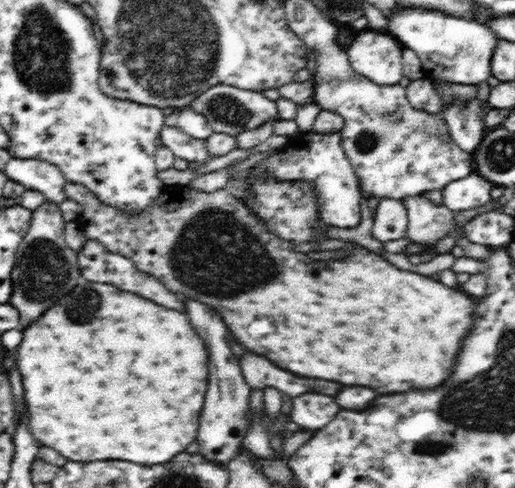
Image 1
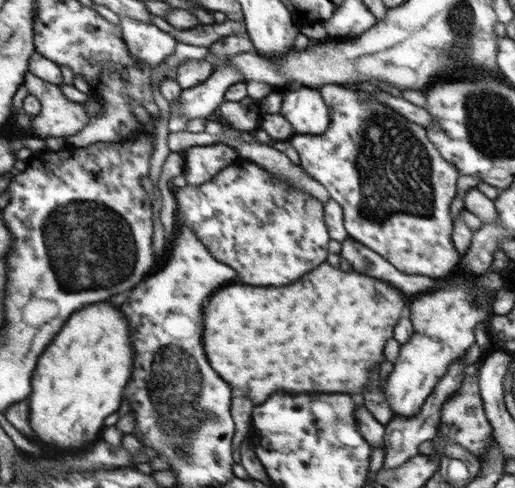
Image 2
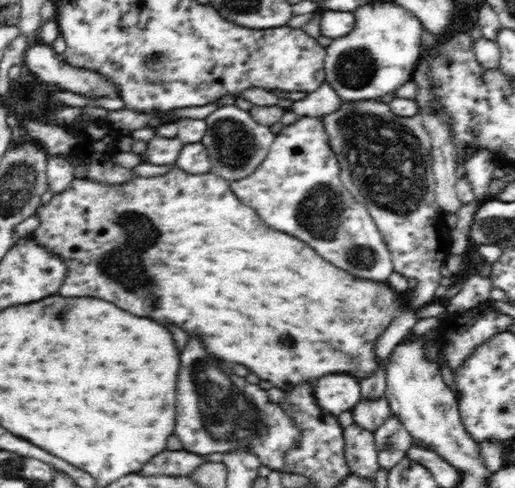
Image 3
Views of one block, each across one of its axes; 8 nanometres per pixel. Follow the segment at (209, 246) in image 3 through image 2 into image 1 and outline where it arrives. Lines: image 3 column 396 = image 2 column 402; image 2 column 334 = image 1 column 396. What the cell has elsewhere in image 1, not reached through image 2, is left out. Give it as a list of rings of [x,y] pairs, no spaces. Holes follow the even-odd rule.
[[[66,182],[64,184],[64,196],[67,199],[74,200],[82,206],[82,213],[76,220],[78,228],[86,235],[87,240],[95,240],[99,242],[108,252],[121,254],[129,258],[133,265],[140,272],[156,276],[168,290],[182,294],[186,298],[204,302],[208,306],[214,306],[218,310],[218,314],[222,316],[222,320],[226,322],[232,338],[236,342],[240,342],[242,346],[246,346],[250,352],[266,356],[270,362],[274,362],[278,368],[288,370],[296,376],[306,376],[306,378],[322,378],[322,380],[334,380],[334,382],[342,382],[346,386],[368,386],[380,394],[390,394],[390,392],[406,392],[410,388],[436,388],[440,386],[452,372],[454,366],[454,356],[458,354],[458,346],[462,344],[462,338],[466,334],[470,334],[468,330],[472,330],[472,326],[476,324],[476,318],[479,317],[481,309],[480,299],[472,298],[464,292],[456,292],[459,290],[455,287],[444,286],[440,281],[434,282],[428,276],[420,276],[414,272],[406,272],[406,270],[398,270],[396,266],[392,266],[390,262],[382,260],[382,257],[374,252],[370,252],[364,247],[347,245],[344,247],[344,258],[336,258],[336,262],[332,260],[332,270],[328,268],[302,268],[302,264],[306,264],[306,254],[296,252],[294,250],[294,242],[286,242],[282,238],[276,238],[268,227],[258,219],[258,215],[244,205],[243,201],[239,201],[226,188],[219,188],[214,192],[204,192],[194,190],[194,188],[186,187],[167,187],[161,190],[159,197],[146,210],[137,213],[128,213],[116,207],[112,207],[106,203],[102,203],[92,191],[85,186]],[[256,320],[268,320],[270,324],[274,324],[274,332],[276,338],[268,338],[268,334],[262,334],[260,338],[252,338],[252,322]]]

